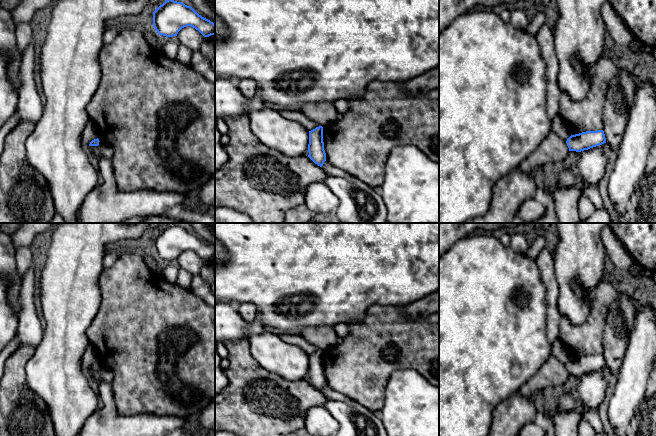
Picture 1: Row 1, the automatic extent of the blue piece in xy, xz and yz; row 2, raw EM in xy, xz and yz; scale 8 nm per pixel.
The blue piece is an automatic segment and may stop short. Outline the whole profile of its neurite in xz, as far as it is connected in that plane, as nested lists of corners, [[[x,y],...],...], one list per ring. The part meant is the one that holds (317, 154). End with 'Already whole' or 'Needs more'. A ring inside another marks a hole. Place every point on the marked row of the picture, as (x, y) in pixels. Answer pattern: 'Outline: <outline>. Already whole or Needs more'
Outline: [[[319,126],[309,131],[308,157],[318,166],[322,167],[326,161],[323,142],[323,127]]]. Already whole

